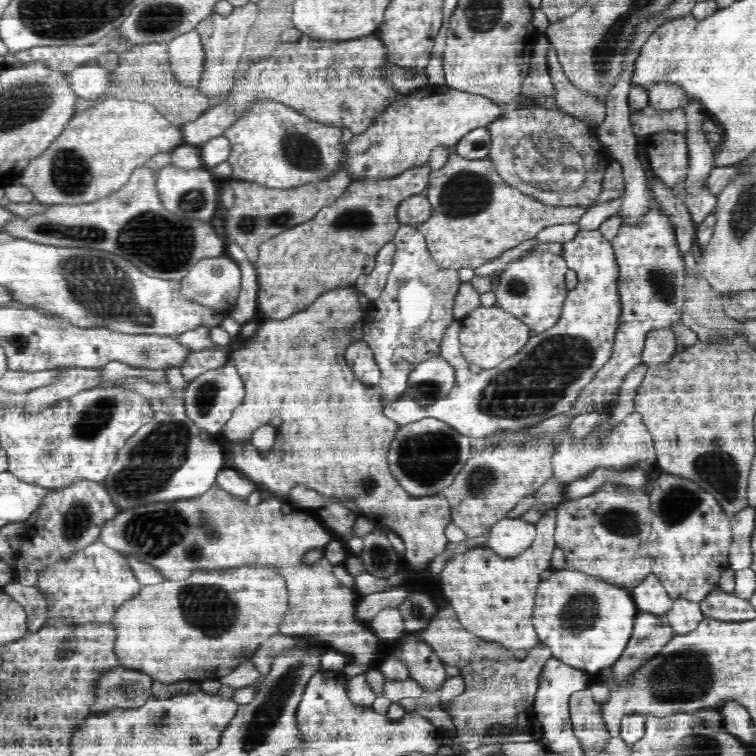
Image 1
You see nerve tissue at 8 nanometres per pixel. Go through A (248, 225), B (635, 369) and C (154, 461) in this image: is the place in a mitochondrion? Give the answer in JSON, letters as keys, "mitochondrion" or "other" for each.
{"A":"mitochondrion","B":"other","C":"mitochondrion"}

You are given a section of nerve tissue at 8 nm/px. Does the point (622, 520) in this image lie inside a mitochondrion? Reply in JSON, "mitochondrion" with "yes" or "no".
{"mitochondrion":"yes"}

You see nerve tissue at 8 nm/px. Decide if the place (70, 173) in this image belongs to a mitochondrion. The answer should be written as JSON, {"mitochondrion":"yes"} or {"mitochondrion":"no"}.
{"mitochondrion":"yes"}

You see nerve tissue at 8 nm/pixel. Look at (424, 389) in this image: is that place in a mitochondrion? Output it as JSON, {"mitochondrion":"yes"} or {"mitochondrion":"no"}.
{"mitochondrion":"yes"}

